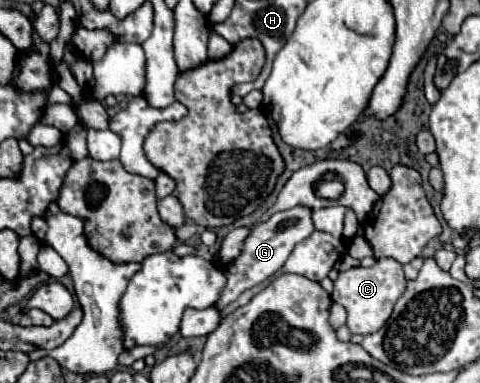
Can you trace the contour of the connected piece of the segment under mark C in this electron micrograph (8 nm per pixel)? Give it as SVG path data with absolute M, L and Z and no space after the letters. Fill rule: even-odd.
M379 258L371 268L349 268L345 272L339 272L339 278L335 280L335 288L331 292L333 302L341 304L347 310L347 328L351 334L373 334L377 332L385 320L389 320L393 306L397 298L405 290L405 276L403 266L397 264L393 258Z

